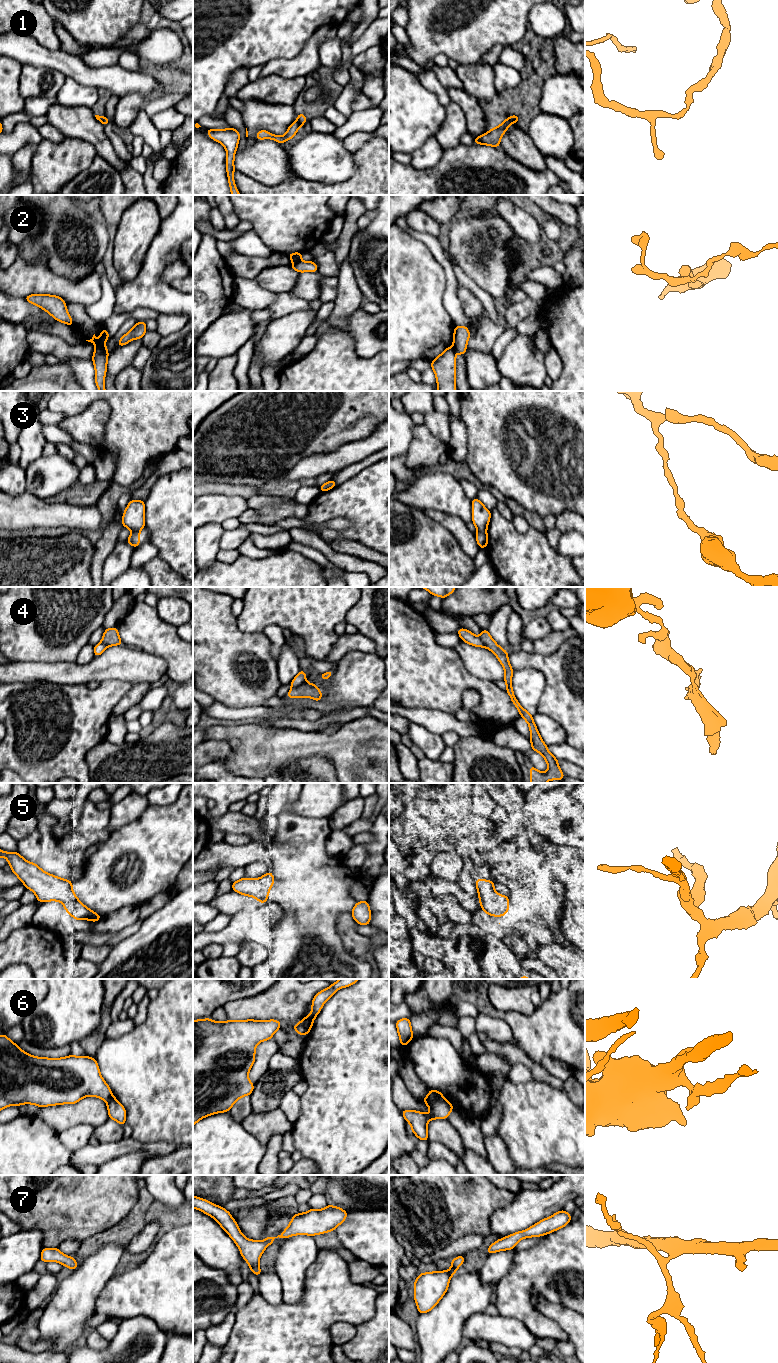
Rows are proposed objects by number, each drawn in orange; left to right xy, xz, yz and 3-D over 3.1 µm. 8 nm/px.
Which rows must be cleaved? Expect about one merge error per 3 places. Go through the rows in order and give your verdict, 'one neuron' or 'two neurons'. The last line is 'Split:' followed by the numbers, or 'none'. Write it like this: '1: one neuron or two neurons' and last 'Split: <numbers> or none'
1: two neurons
2: two neurons
3: two neurons
4: two neurons
5: one neuron
6: two neurons
7: one neuron
Split: 1, 2, 3, 4, 6

